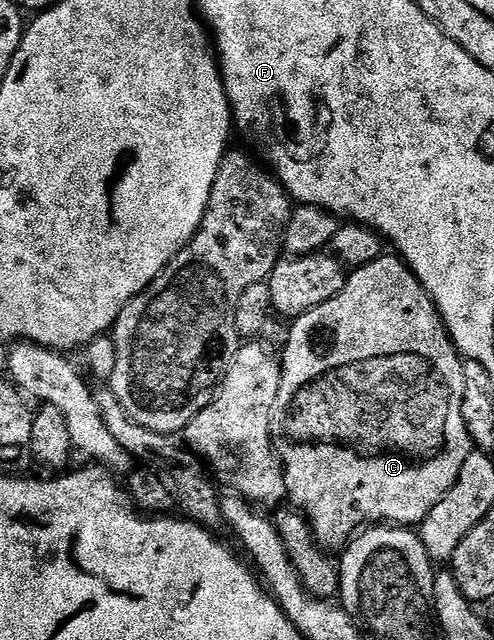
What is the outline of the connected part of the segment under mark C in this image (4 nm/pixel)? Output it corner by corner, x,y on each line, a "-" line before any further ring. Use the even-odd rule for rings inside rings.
382,254
375,261
352,269
348,273
343,290
339,290
339,294
331,298
331,302
323,302
323,306
315,306
310,312
296,317
289,332
290,340
286,342
279,356
281,385
273,411
271,434
273,446
277,449
285,470
285,491
292,507
305,513
310,526
313,527
313,537
326,550
344,549
359,526
369,526
374,522
384,522
389,526
420,525
425,515
451,490
451,486
455,486
459,470
463,470
463,462
467,462
467,458
475,451
473,439
469,437
469,431
463,422
465,360
454,346
429,292
421,285
419,278
415,278
415,274
400,256

